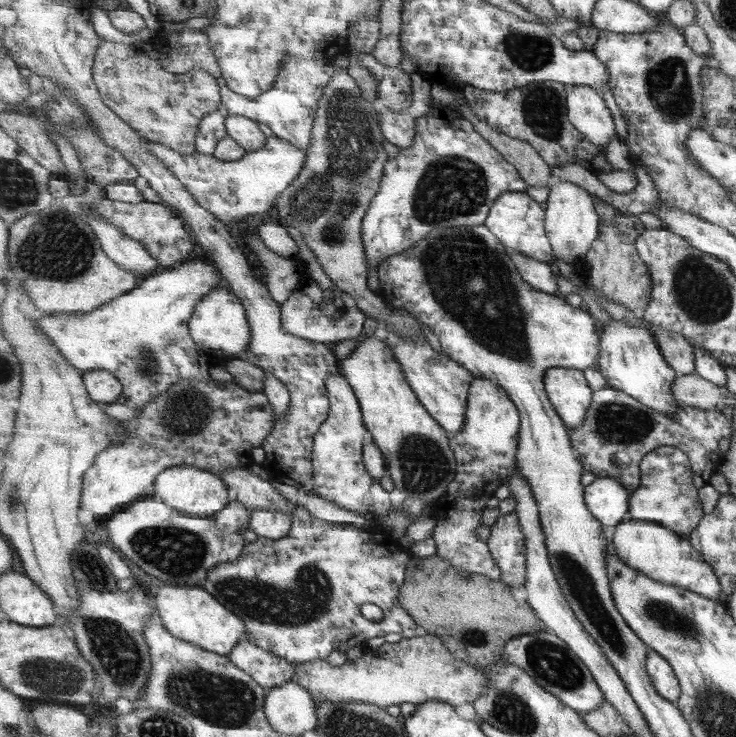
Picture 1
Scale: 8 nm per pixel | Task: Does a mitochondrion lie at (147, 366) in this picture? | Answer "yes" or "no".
yes

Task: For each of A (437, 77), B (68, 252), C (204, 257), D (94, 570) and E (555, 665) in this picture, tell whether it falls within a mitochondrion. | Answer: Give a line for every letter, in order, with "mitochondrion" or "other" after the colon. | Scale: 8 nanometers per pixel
A: other
B: mitochondrion
C: other
D: mitochondrion
E: mitochondrion

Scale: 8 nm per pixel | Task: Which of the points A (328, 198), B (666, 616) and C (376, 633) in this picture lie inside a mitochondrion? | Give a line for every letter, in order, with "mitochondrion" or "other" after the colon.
A: mitochondrion
B: mitochondrion
C: other

